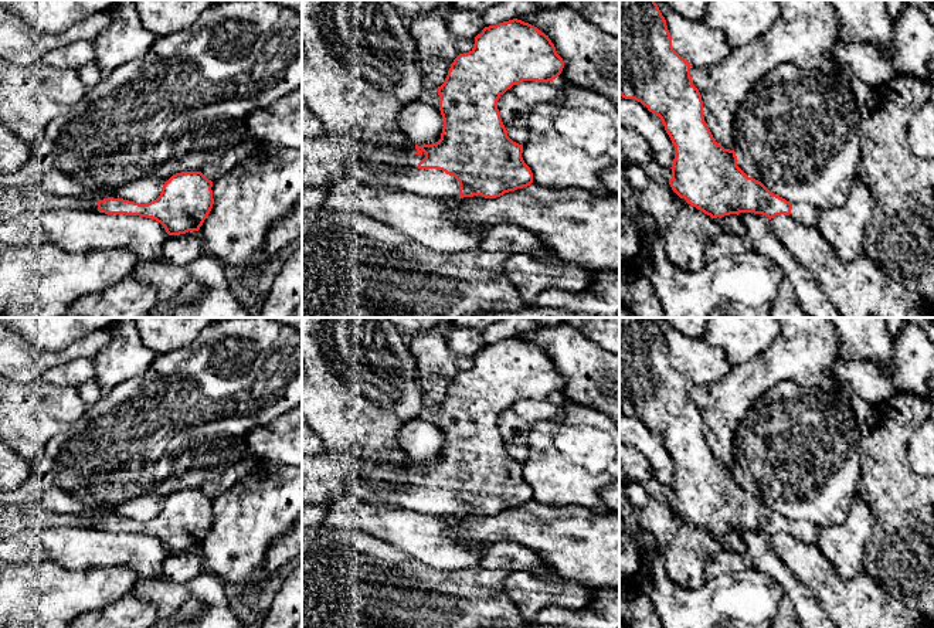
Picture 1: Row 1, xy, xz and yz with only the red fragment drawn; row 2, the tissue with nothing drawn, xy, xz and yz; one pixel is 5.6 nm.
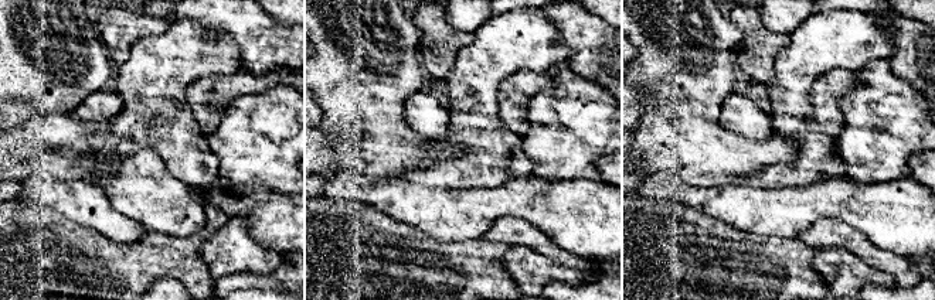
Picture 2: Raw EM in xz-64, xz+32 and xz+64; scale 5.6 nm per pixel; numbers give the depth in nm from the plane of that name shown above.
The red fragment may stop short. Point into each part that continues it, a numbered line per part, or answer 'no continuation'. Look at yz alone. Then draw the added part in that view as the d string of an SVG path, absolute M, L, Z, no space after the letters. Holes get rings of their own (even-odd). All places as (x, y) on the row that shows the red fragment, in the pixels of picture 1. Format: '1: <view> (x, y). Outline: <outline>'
1: yz (804, 213). Outline: M792 203L789 217L806 227L818 225L819 210L808 203Z

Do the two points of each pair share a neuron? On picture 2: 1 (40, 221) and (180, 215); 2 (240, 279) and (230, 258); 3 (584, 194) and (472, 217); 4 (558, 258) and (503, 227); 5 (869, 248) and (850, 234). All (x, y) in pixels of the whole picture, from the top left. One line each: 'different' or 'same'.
1: different
2: different
3: same
4: same
5: same

